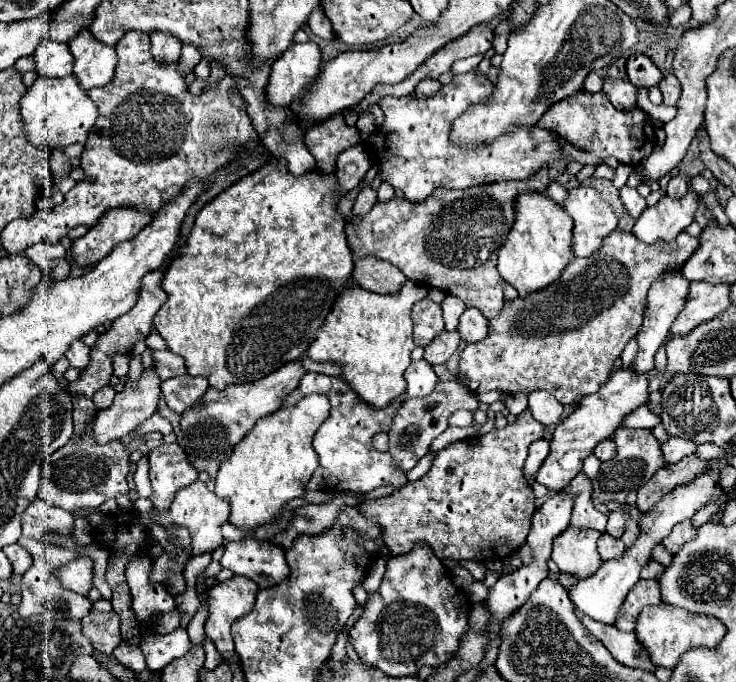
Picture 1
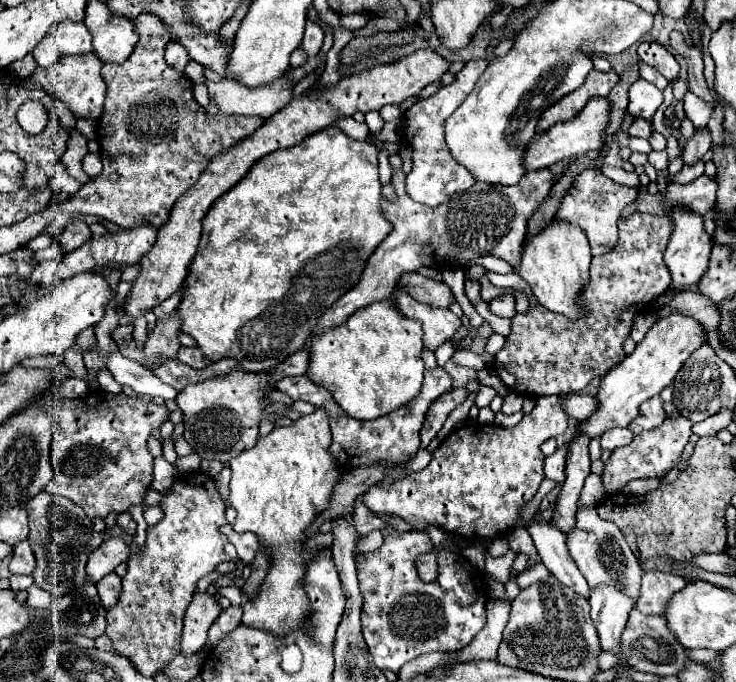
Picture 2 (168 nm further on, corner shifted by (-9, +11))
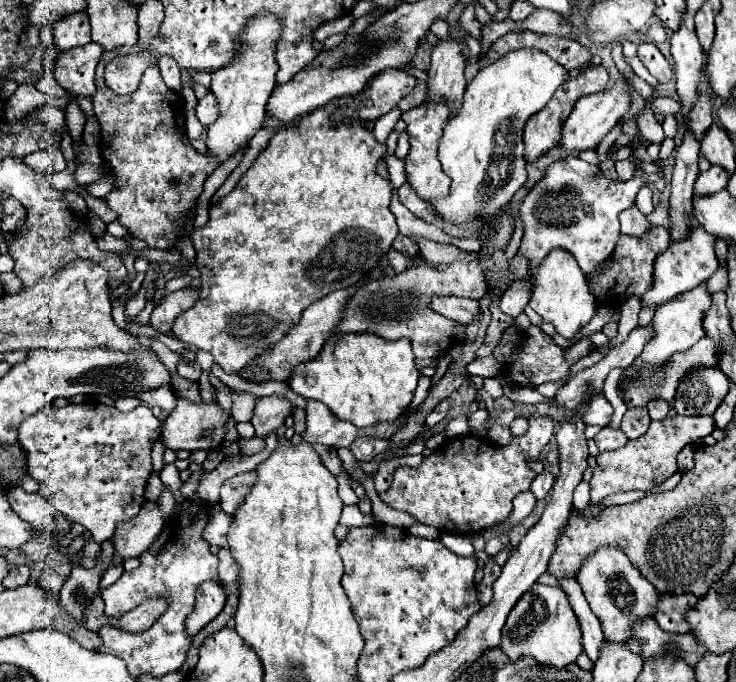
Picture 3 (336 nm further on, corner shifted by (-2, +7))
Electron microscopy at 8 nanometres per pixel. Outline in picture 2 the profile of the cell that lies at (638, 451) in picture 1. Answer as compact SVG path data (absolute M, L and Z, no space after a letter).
M655 395L639 407L639 415L629 423L629 429L637 435L645 429L659 427L665 421L665 417L667 417L667 413L663 409L663 399L659 395Z

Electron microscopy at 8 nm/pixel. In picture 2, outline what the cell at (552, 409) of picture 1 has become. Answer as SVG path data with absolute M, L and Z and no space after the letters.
M563 395L563 407L569 417L575 417L577 421L589 419L597 409L597 397L591 395Z

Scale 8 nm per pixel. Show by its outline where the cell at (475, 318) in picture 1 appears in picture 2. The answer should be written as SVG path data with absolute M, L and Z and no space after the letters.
M499 295L489 303L489 307L499 317L507 317L507 319L515 317L515 297L513 295Z

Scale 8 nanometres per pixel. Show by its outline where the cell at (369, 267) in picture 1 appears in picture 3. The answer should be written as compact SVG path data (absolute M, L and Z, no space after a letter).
M432 297L430 309L452 321L468 325L478 313L478 301L464 297Z

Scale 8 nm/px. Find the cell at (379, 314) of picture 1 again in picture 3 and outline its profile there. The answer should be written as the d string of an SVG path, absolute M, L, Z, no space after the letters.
M342 333L340 339L338 339L338 335L330 337L314 361L300 363L292 371L288 383L290 383L290 389L294 393L302 395L304 399L318 399L324 405L328 405L328 409L338 419L350 421L356 427L370 427L378 421L396 421L396 417L406 411L406 407L410 405L410 401L414 397L414 389L418 385L418 375L420 373L414 363L412 345L406 337L402 337L398 341L388 341L388 339L372 335L372 333Z

